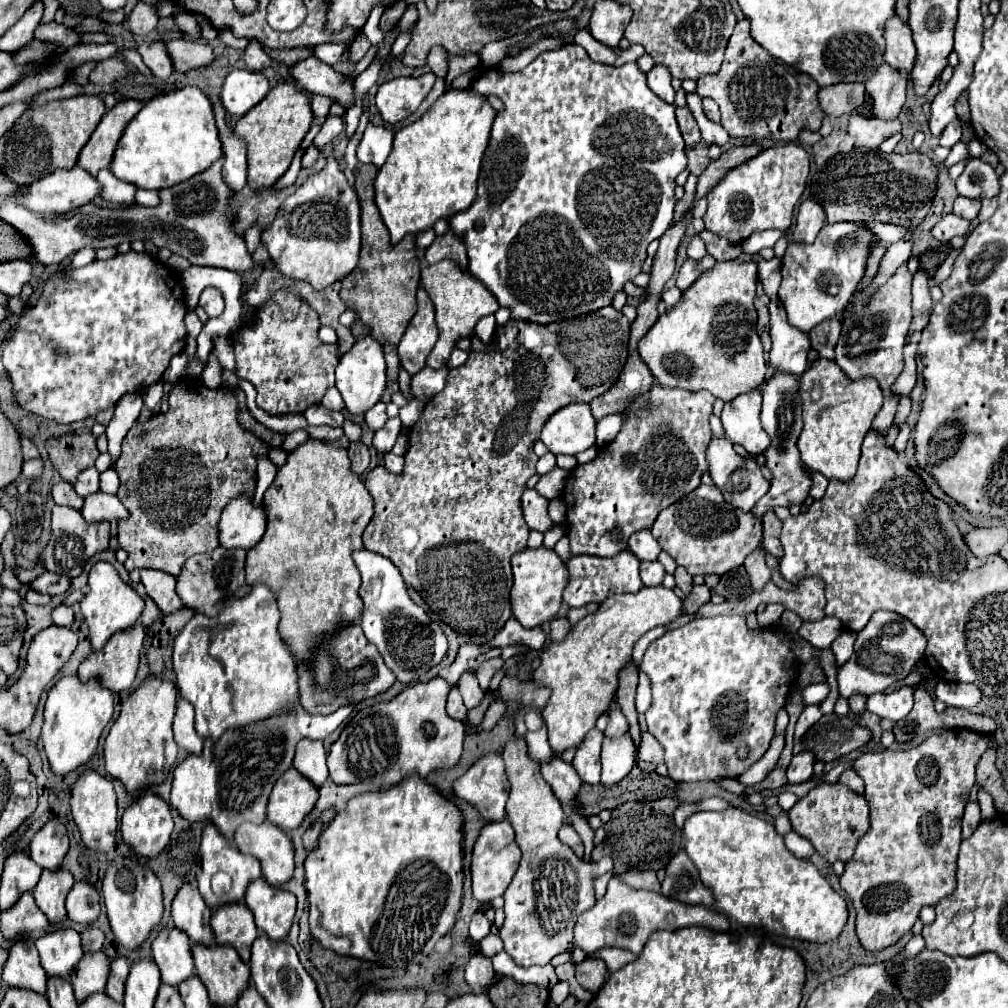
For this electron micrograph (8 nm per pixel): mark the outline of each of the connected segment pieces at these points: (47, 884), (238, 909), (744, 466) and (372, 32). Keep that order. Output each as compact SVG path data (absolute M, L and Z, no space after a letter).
M56 868L56 870L44 870L40 876L40 882L34 888L36 904L40 906L40 910L44 910L44 914L52 924L64 920L66 916L64 900L68 890L72 888L72 882L74 882L74 876L70 870Z
M232 902L218 906L212 914L210 926L218 944L230 944L238 950L240 958L248 964L252 942L258 936L254 916L244 902Z
M726 436L712 438L712 442L708 444L708 450L706 450L706 460L708 460L708 472L714 480L714 484L724 494L724 500L744 512L750 512L754 508L754 504L762 498L762 494L766 490L770 490L770 480L766 480L762 476L758 462L752 456L740 456L732 448L732 442Z
M378 6L376 10L372 10L372 14L370 14L370 18L362 30L372 46L378 46L384 40L384 32L380 30L380 16L382 14L384 14L384 6Z

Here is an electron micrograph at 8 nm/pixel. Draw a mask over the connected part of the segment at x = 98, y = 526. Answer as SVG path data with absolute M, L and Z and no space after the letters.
M54 506L52 508L52 536L38 558L42 560L46 570L68 576L68 578L76 578L82 572L88 558L100 550L106 550L108 542L110 542L110 522L108 520L90 524L84 520L80 510L68 508L68 506Z

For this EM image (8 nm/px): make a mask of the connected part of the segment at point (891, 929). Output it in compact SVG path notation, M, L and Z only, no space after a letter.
M954 728L932 734L920 746L910 750L866 752L852 762L852 770L860 774L866 784L864 796L870 804L870 828L858 840L854 856L846 862L840 886L858 912L856 932L866 950L884 950L898 942L908 930L912 930L922 906L936 906L944 894L952 894L956 888L956 860L962 842L960 822L968 792L976 780L976 764L988 746L994 746L992 736Z

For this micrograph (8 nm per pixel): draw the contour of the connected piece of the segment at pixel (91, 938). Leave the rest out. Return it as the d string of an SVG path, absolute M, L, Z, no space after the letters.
M88 926L84 932L82 932L82 948L84 952L92 952L92 950L102 950L104 946L104 930L102 928L96 928L96 926Z

